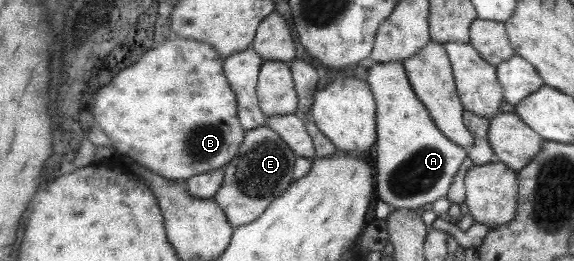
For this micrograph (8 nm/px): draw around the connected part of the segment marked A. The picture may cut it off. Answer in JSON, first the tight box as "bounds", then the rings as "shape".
{"bounds":[365,61,465,209],"shape":[[[402,61],[368,63],[365,81],[371,86],[376,100],[376,133],[377,133],[377,196],[395,209],[417,209],[427,203],[439,201],[447,197],[449,186],[465,160],[465,148],[457,146],[433,122],[429,109],[417,98],[416,91],[408,80],[408,72]]]}

